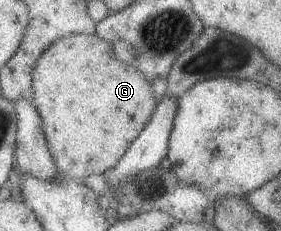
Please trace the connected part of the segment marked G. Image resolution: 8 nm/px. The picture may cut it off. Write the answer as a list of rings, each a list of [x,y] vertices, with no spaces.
[[[95,33],[70,34],[53,41],[50,47],[36,59],[32,69],[32,100],[41,119],[41,129],[52,161],[62,178],[81,181],[88,175],[104,174],[114,167],[120,157],[155,110],[151,81],[144,79],[133,65],[122,63],[114,57],[112,45]]]

